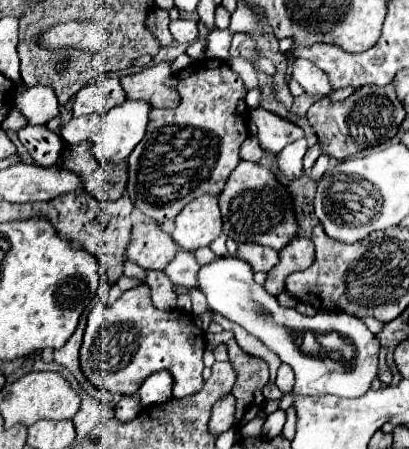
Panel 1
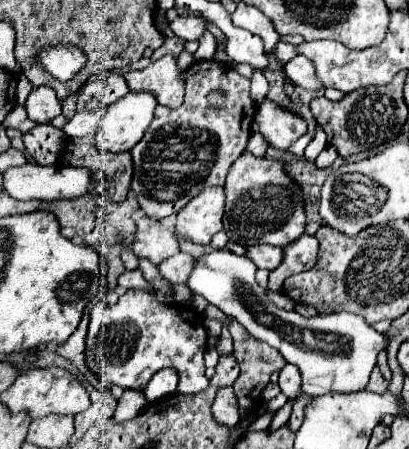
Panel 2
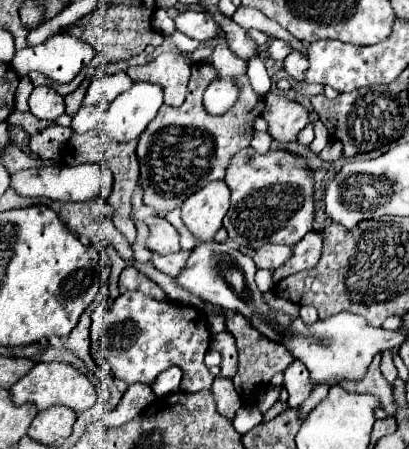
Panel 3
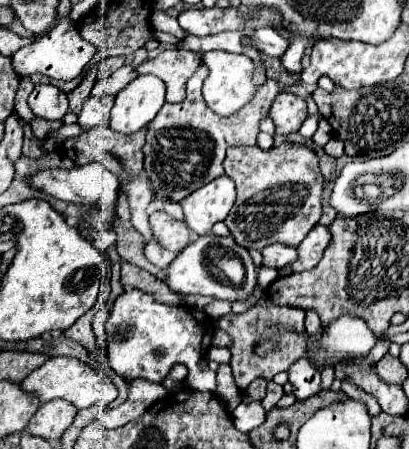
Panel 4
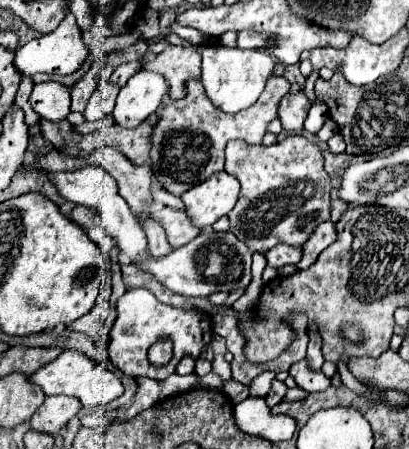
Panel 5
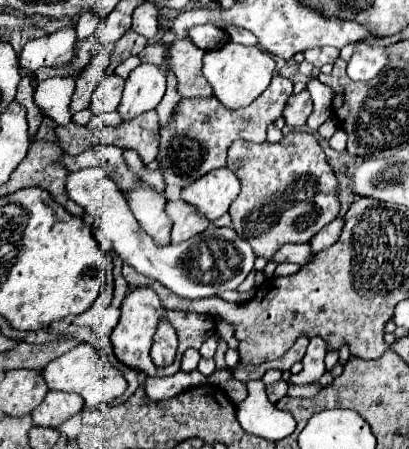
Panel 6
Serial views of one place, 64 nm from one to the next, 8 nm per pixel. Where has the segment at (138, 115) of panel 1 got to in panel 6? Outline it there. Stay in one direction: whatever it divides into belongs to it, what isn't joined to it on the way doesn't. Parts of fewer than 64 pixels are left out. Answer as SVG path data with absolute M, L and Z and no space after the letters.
M140 64L126 80L118 114L124 122L136 118L142 112L154 110L166 92L166 74L154 64Z

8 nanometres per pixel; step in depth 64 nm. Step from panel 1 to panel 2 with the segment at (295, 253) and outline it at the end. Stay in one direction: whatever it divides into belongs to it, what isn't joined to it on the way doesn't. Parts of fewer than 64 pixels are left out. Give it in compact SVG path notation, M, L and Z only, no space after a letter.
M302 234L300 240L284 246L282 264L270 272L268 290L280 292L282 282L292 274L312 268L316 264L316 256L318 256L318 240L308 234Z

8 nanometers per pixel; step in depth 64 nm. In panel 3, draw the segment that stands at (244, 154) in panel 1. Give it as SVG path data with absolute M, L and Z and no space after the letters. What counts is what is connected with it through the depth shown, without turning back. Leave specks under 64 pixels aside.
M256 132L250 146L252 146L258 154L266 154L266 152L270 150L270 142L272 142L272 138L270 138L266 132Z

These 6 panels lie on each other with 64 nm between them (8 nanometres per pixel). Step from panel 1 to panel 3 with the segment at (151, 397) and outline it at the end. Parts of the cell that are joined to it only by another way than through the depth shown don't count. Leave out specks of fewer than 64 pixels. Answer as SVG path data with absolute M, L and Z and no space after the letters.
M172 366L172 368L158 374L158 378L152 384L152 392L156 396L176 392L176 390L180 390L180 380L182 380L182 370L178 366Z

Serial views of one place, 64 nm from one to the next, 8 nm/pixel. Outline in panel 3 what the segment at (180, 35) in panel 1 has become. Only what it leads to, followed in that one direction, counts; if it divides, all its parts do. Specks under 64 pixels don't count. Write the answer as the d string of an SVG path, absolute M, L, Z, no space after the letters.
M188 10L178 14L176 22L176 30L184 32L184 34L196 34L197 41L205 41L216 36L216 32L220 30L220 26L214 22L214 18L210 14L206 14L204 10Z

